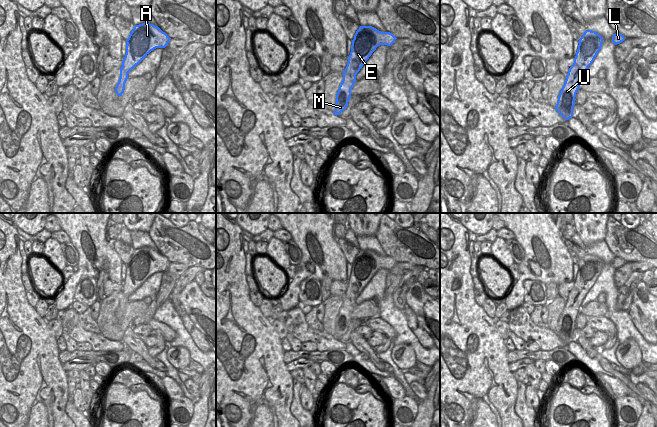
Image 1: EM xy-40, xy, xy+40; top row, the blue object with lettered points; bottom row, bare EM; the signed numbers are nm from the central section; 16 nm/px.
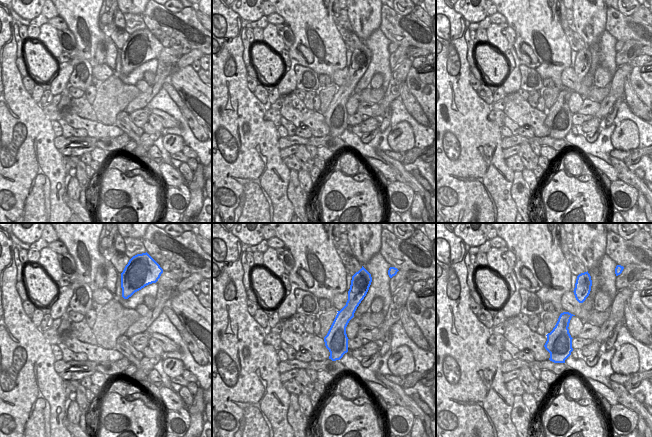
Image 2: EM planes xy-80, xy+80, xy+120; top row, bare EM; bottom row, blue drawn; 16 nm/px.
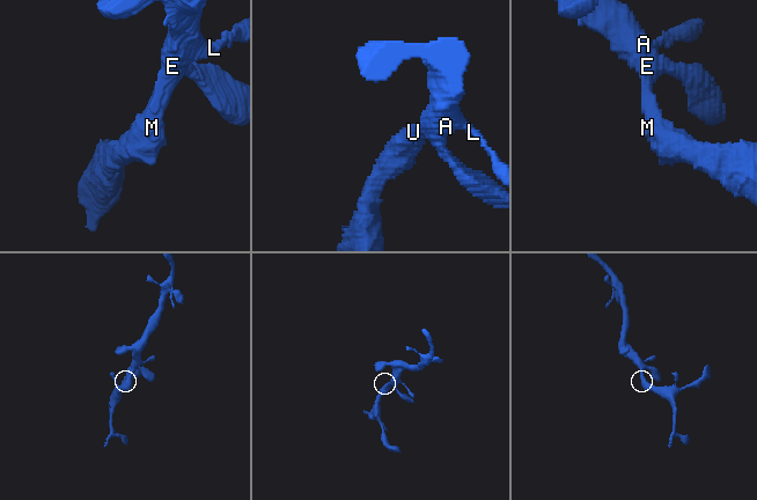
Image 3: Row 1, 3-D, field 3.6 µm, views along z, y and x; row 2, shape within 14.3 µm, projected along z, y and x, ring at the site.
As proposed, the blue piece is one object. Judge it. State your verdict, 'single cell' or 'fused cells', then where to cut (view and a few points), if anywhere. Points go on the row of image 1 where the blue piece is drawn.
single cell | no cut

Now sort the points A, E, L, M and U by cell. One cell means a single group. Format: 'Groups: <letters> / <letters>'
Groups: A E L M U.

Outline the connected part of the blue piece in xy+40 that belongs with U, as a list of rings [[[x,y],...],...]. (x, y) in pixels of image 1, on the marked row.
[[[586,30],[578,41],[578,49],[573,65],[569,68],[565,83],[559,93],[555,110],[565,119],[573,117],[576,93],[588,67],[592,64],[603,43],[603,38],[595,31]]]

